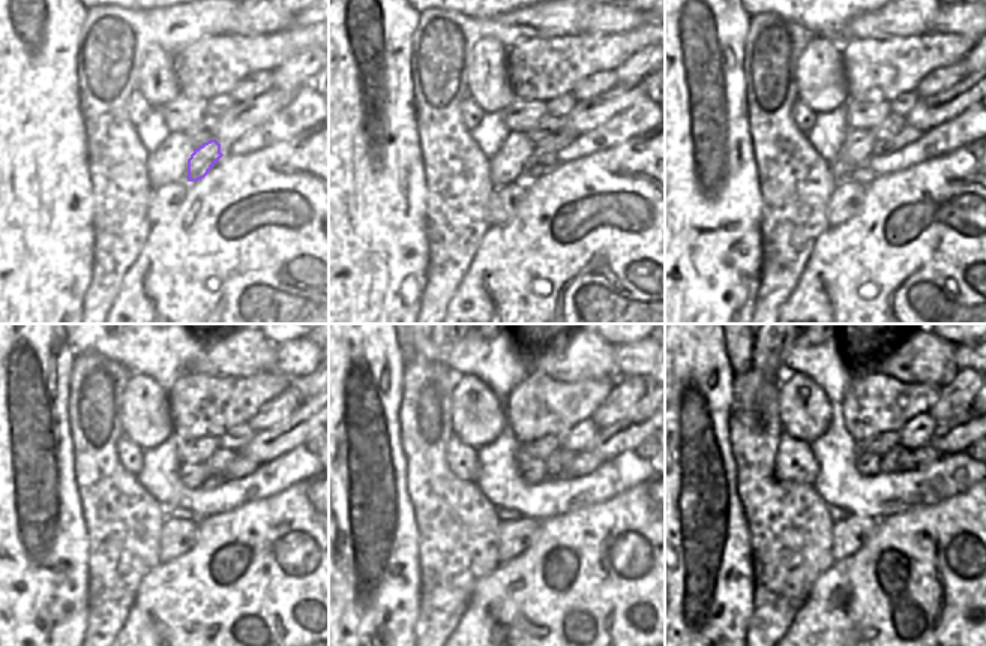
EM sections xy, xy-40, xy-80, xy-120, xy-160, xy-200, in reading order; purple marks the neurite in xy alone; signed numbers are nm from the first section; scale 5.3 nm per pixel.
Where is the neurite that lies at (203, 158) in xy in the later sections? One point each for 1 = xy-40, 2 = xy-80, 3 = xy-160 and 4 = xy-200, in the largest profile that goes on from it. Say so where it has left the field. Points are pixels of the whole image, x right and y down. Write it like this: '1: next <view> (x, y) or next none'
1: next xy-40 (544, 156)
2: next xy-80 (908, 134)
3: next xy-160 (586, 462)
4: next xy-200 (920, 459)

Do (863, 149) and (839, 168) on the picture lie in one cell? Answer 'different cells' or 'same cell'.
same cell

